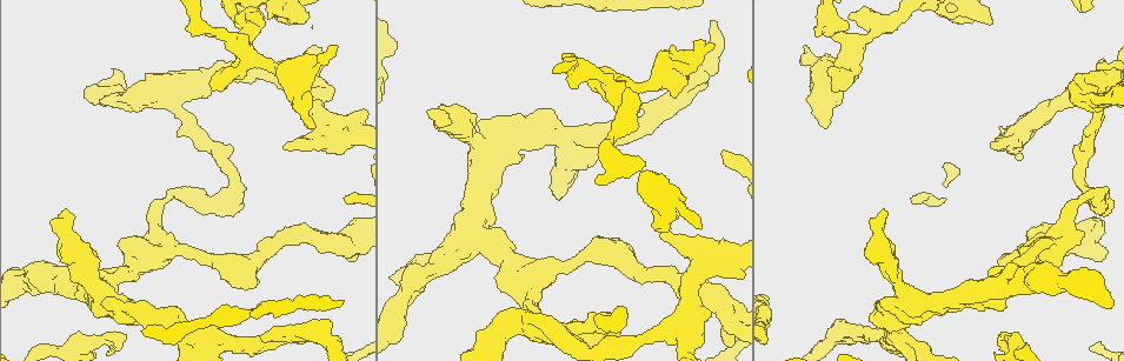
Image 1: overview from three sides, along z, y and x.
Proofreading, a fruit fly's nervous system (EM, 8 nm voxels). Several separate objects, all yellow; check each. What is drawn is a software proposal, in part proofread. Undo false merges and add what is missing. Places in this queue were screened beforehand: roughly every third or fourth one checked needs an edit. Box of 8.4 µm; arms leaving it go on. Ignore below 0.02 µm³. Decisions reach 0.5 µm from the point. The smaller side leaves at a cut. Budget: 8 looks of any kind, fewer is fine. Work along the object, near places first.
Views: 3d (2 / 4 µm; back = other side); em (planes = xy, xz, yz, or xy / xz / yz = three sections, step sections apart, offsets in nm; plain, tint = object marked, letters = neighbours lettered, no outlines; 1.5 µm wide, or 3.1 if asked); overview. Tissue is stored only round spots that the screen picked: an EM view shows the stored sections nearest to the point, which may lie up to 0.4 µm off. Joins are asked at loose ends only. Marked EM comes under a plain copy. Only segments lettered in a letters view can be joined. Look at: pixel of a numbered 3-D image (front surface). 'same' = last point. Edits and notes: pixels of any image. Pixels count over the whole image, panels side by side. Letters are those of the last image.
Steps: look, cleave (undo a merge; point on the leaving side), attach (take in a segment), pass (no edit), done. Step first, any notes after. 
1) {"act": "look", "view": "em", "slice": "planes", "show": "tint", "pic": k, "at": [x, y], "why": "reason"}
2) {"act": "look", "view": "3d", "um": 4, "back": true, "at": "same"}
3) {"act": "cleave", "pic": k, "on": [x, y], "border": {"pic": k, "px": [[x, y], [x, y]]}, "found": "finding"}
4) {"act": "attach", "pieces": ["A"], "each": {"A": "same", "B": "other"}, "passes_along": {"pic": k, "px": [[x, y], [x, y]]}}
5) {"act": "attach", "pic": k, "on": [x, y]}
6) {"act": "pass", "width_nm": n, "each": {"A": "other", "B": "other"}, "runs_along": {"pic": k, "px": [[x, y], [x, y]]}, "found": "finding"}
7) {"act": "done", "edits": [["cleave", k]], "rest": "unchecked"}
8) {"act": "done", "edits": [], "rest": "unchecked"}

{"act": "look", "view": "em", "slice": "planes", "show": "letters", "pic": 1, "at": [821, 125]}

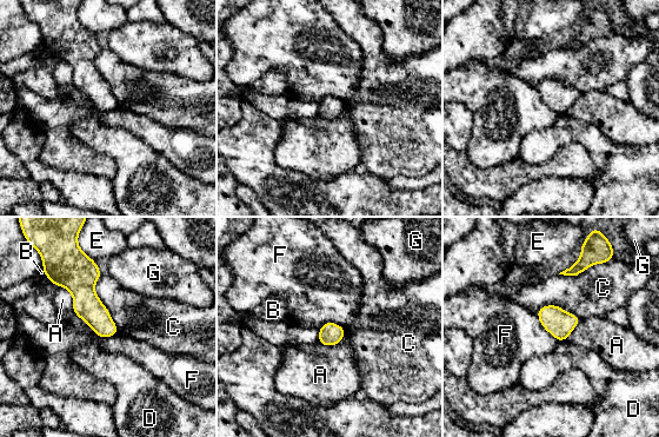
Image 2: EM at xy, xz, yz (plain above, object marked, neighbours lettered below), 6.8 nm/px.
{"act": "pass", "each": {"A": "other", "B": "other", "C": "other", "D": "other", "E": "other", "F": "other", "G": "other"}, "found": "no lettered segment goes on from it"}

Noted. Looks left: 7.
{"act": "look", "view": "em", "slice": "xy", "step": 8, "show": "letters", "pic": 1, "at": [186, 195], "why": "sudden change in width"}

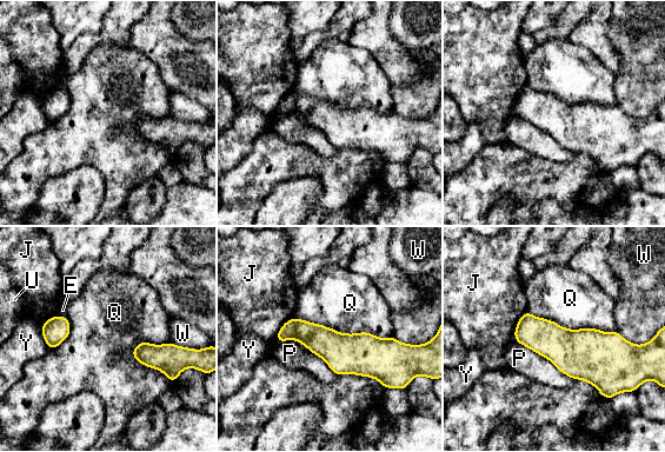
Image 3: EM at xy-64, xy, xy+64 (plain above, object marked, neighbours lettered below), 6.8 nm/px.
{"act": "look", "view": "em", "slice": "yz", "step": 4, "show": "letters", "at": "same"}

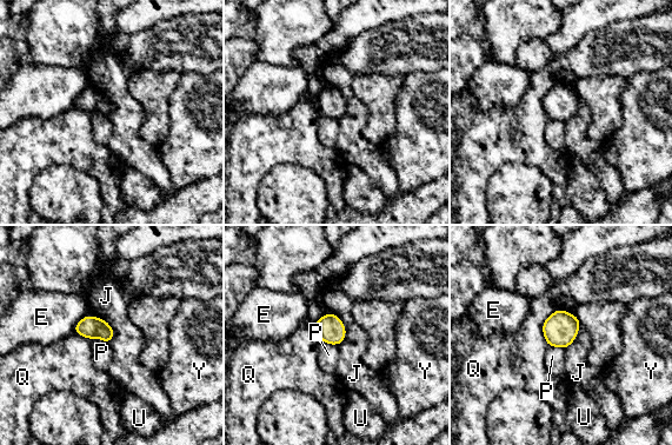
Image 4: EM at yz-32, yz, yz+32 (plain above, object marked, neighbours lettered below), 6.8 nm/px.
{"act": "cleave", "pic": 4, "on": [105, 332], "longest_contact_nm": ["Q", 260], "each": {"E": "other", "J": "other", "P": "other", "Q": "other", "U": "other", "Y": "other"}, "border": {"pic": 4, "px": [[94, 318], [95, 337]]}, "found": "a second neuron is stuck on"}

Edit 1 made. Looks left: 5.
{"act": "look", "view": "overview", "why": "redraw"}

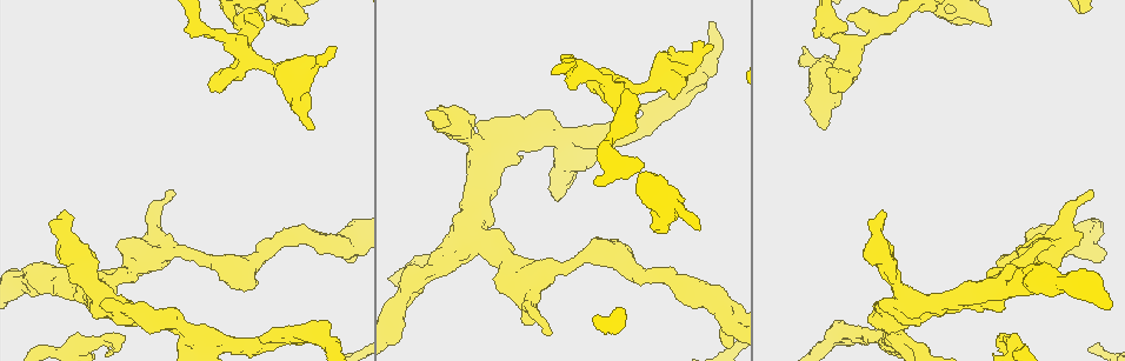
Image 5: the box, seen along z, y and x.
{"act": "look", "view": "3d", "um": 2, "pic": 5, "at": [881, 211], "why": "stops while still wide"}

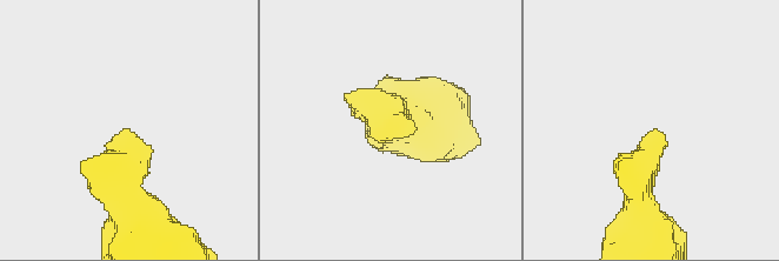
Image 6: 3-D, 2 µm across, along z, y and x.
{"act": "look", "view": "em", "slice": "xy", "step": 8, "show": "letters", "pic": 6, "at": [125, 129], "why": "now the EM"}

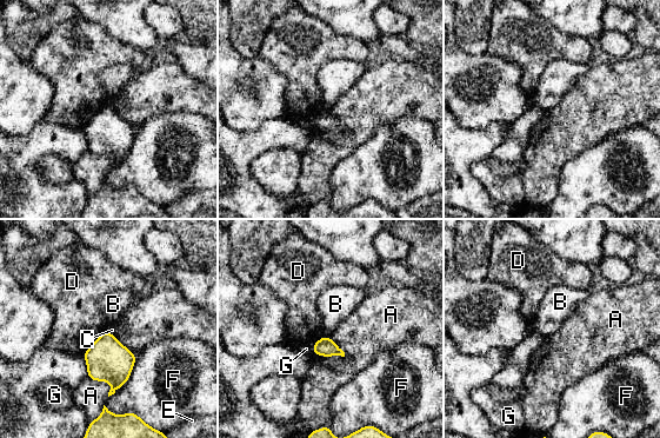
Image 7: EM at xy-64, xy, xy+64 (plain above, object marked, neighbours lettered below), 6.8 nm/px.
{"act": "pass", "each": {"A": "other", "B": "other", "C": "other", "D": "other", "E": "other", "F": "other", "G": "other"}, "border": {"pic": 7, "px": [[106, 329], [82, 354]]}, "found": "none of them fits"}

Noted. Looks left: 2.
{"act": "done", "edits": [["cleave", 4]], "rest": "unchecked"}

